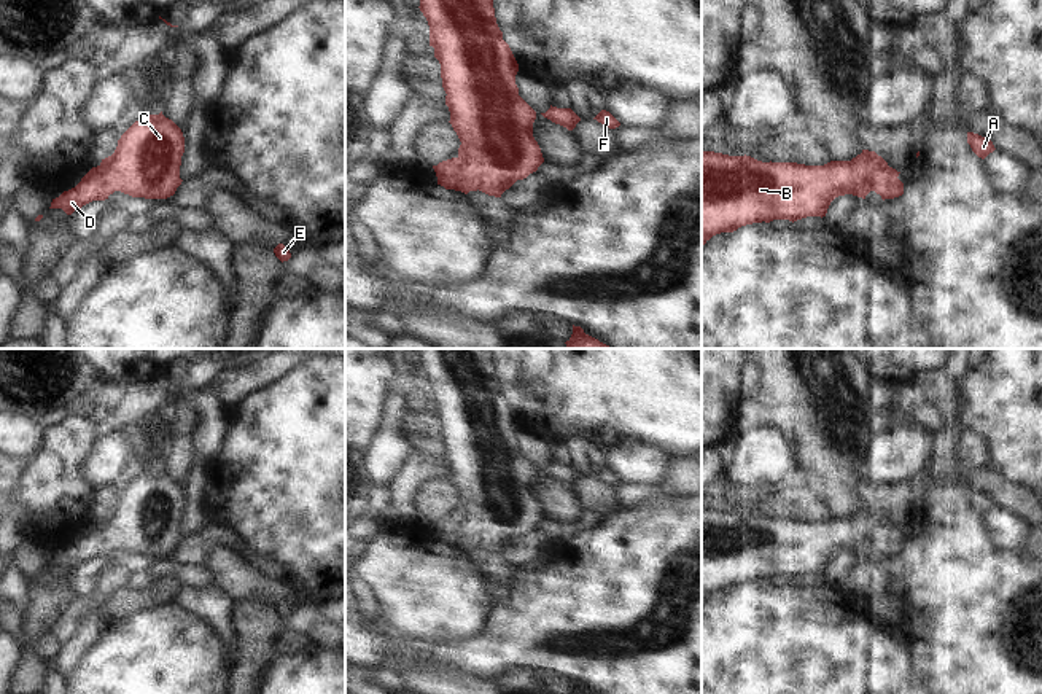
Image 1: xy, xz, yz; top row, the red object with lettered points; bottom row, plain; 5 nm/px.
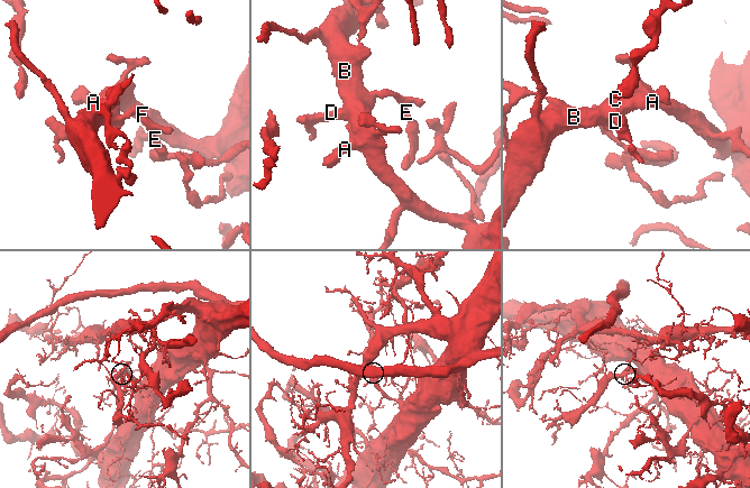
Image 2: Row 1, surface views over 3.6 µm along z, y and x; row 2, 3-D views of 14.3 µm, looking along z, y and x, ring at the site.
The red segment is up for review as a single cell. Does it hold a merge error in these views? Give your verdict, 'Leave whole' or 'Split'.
Leave whole.

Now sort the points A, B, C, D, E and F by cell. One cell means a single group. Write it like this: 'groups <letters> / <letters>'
groups A B C D E F

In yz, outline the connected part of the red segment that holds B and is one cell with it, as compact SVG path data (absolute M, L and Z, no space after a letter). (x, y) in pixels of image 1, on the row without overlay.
M862 506L851 517L830 517L824 522L762 519L746 511L702 508L702 603L716 591L733 589L752 579L822 575L838 552L853 551L865 556L870 548L875 548L883 557L899 554L904 551L899 530L881 513L869 506Z

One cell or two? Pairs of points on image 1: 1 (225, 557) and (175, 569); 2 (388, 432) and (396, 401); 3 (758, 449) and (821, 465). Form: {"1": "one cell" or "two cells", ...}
{"1": "two cells", "2": "one cell", "3": "two cells"}

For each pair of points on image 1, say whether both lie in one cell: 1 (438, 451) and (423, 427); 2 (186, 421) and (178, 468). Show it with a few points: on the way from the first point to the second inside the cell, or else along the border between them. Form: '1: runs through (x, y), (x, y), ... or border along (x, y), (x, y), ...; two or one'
1: runs through (431, 444), (423, 433); one
2: runs through (182, 432), (178, 457); one

